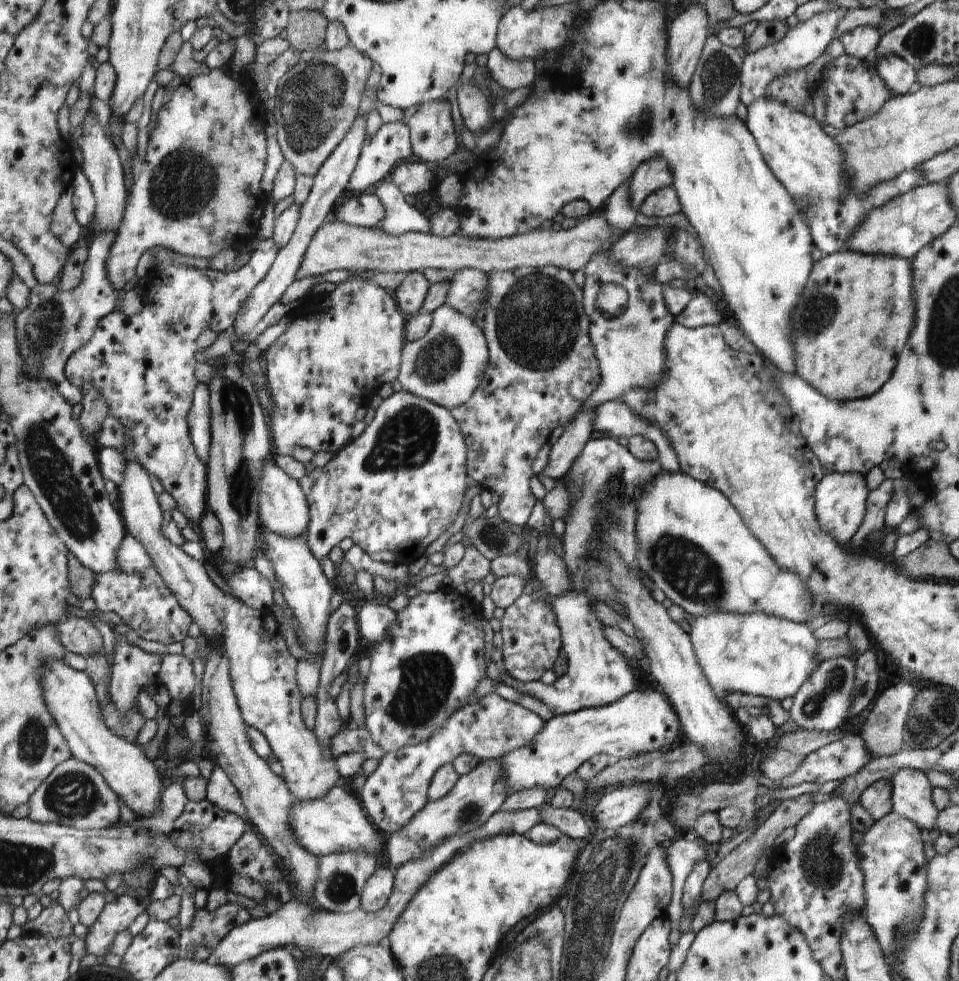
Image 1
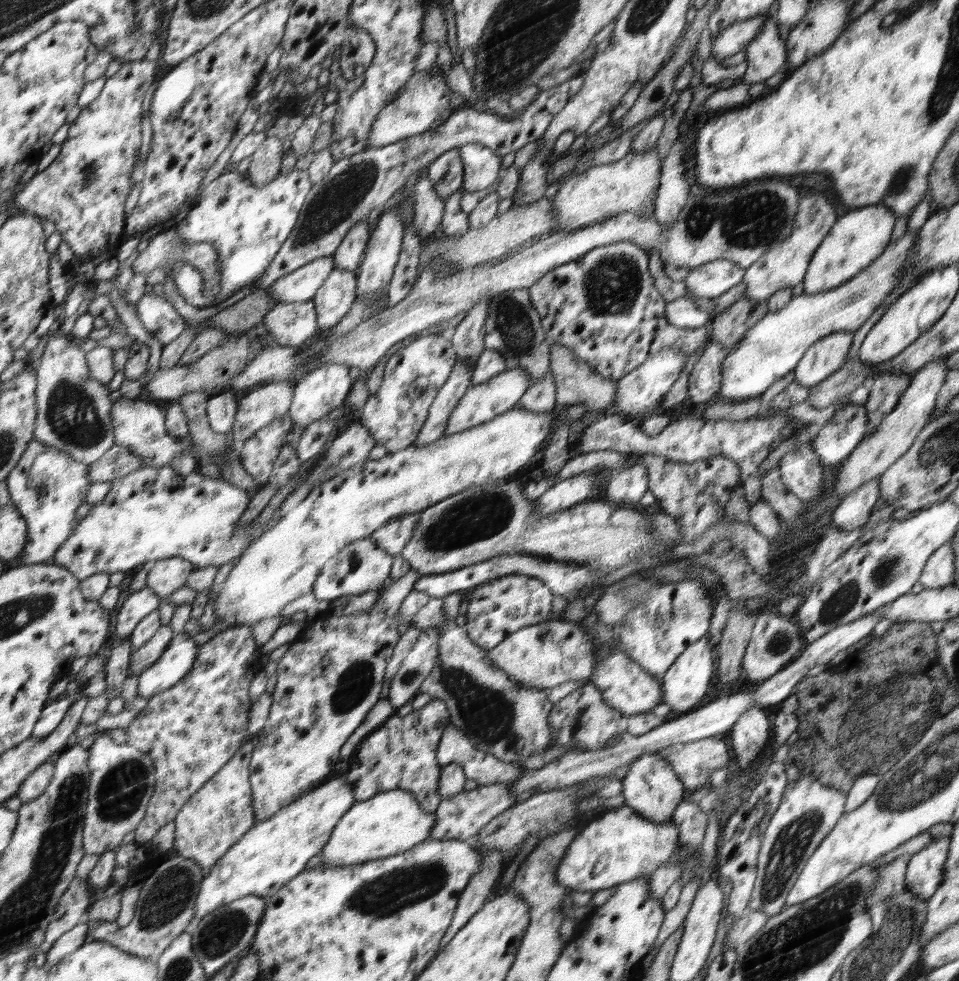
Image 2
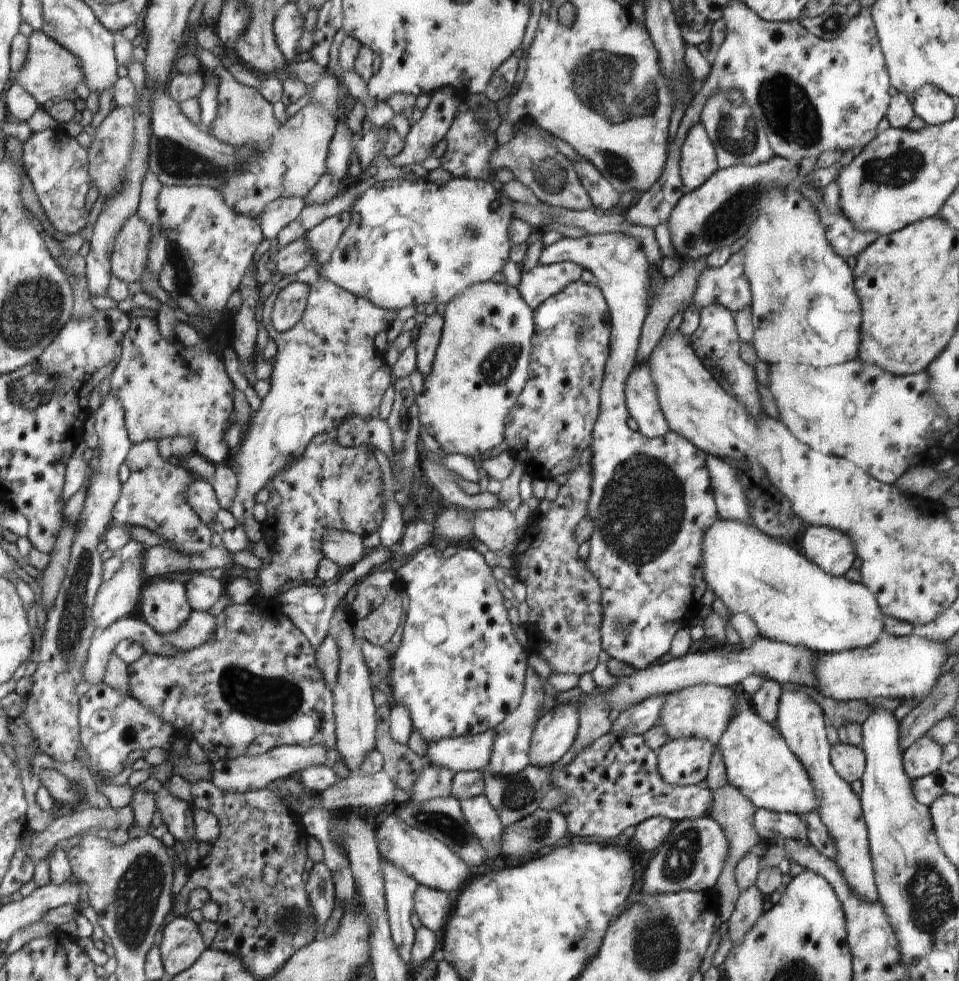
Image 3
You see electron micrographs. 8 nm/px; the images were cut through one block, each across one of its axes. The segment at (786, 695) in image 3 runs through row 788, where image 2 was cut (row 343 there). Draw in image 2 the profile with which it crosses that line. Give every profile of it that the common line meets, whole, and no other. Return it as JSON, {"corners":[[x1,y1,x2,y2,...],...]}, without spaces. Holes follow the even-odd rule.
{"corners":[[835,332,812,344,810,350,799,360,794,381,811,387,834,375,848,361,853,333]]}

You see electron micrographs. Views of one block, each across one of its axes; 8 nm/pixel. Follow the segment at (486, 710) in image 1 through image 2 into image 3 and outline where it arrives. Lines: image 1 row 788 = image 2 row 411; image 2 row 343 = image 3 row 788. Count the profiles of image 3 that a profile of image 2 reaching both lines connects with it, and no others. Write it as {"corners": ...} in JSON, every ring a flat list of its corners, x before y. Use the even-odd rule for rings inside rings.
{"corners":[[428,762,425,772,408,790,410,798,407,802,428,802,434,798,448,798,452,794,456,772,444,766,436,766]]}

